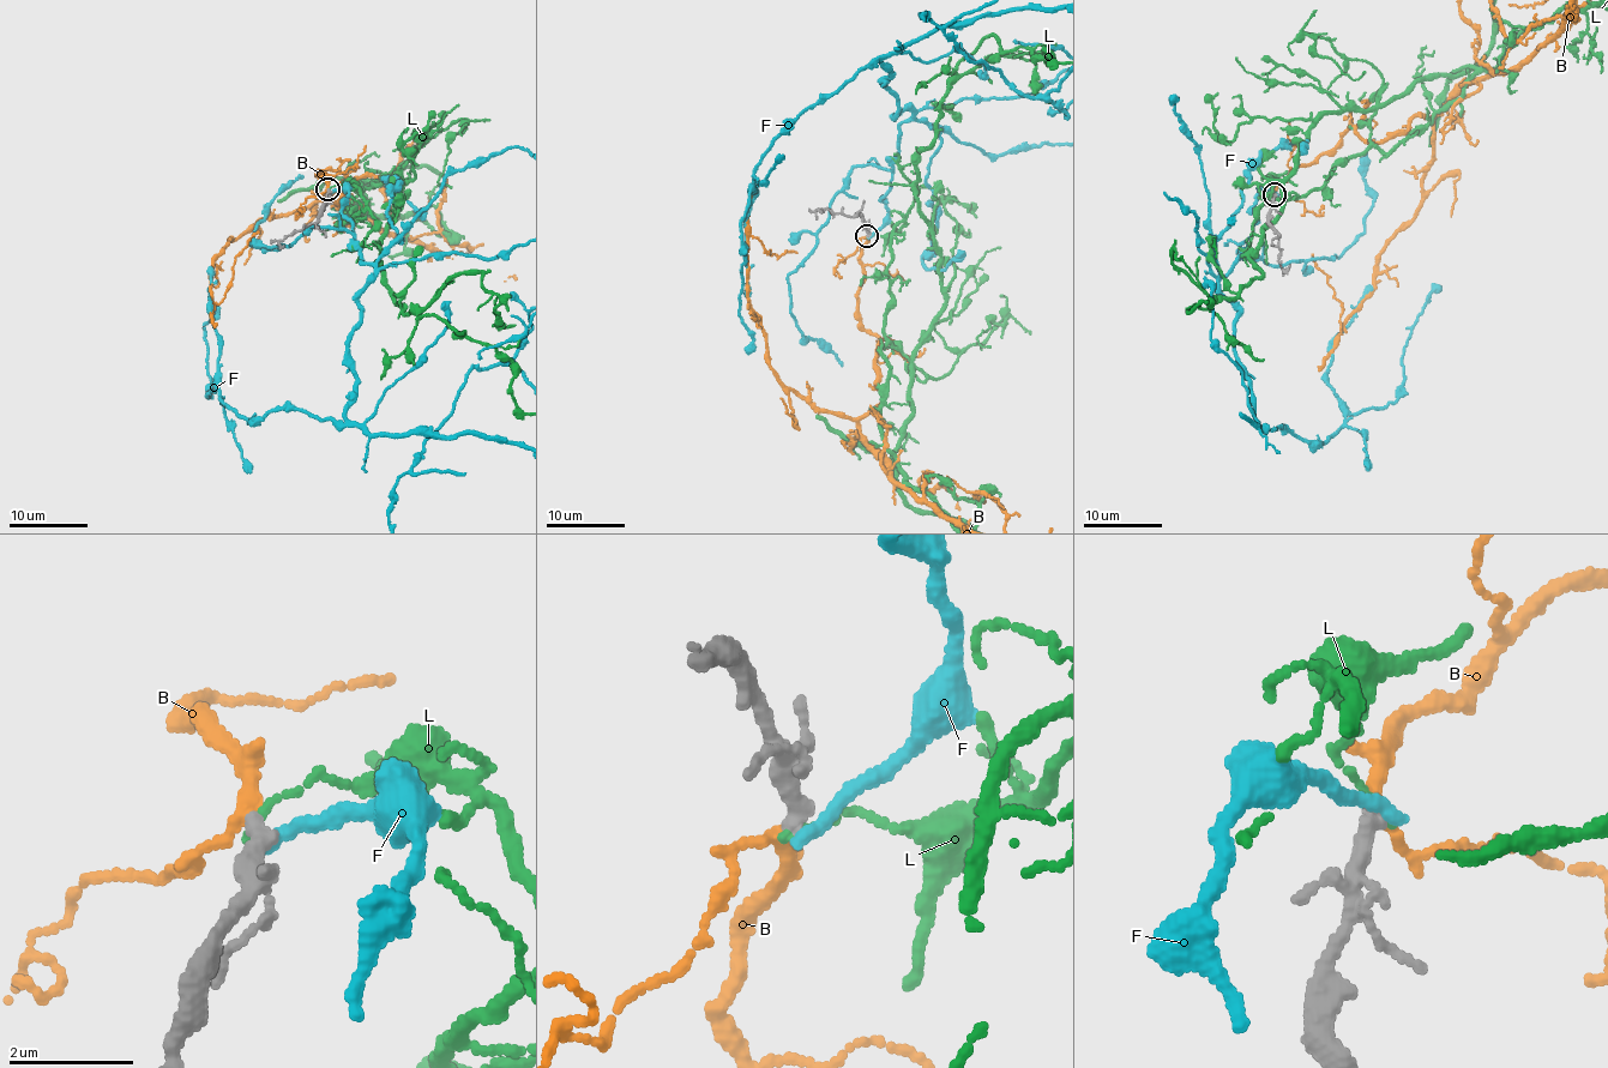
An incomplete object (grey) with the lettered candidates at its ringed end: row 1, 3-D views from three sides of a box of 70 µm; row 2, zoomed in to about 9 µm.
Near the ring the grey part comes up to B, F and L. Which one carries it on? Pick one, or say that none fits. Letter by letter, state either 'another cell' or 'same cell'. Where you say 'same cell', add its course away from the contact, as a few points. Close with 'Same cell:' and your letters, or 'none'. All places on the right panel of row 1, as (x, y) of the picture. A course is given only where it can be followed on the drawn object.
B: same cell
F: another cell
L: another cell
Same cell: B

